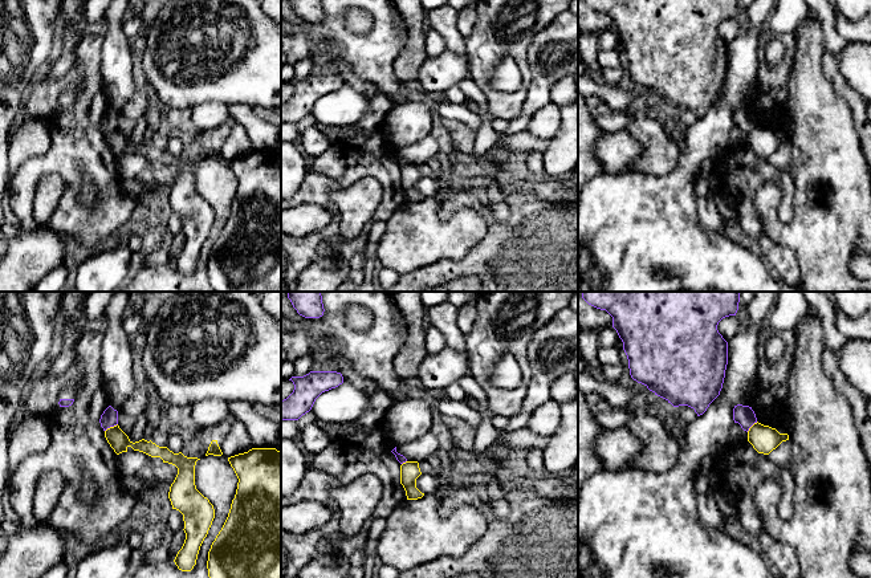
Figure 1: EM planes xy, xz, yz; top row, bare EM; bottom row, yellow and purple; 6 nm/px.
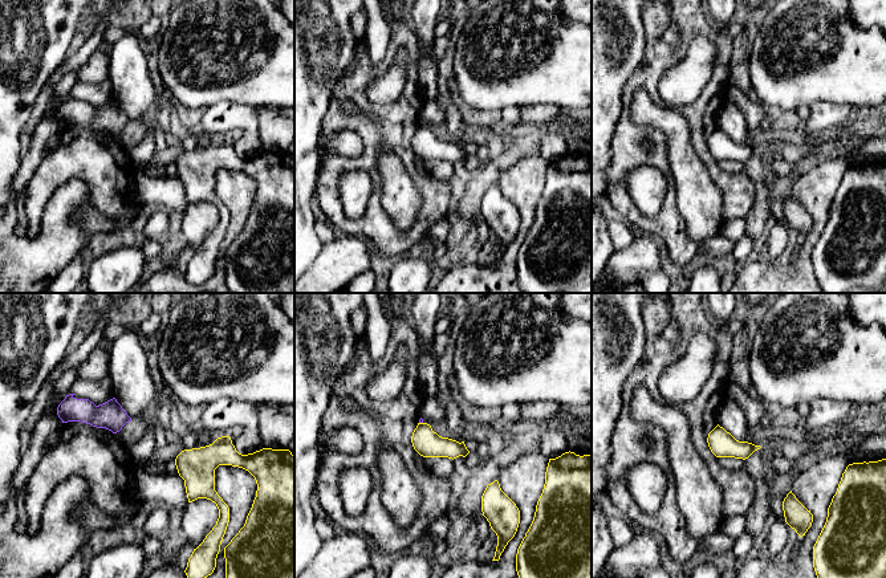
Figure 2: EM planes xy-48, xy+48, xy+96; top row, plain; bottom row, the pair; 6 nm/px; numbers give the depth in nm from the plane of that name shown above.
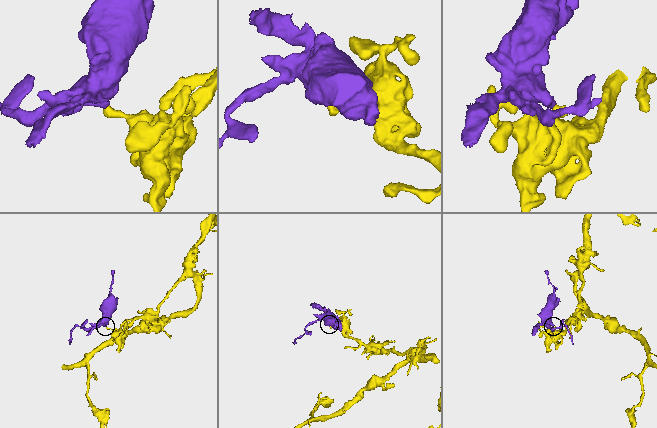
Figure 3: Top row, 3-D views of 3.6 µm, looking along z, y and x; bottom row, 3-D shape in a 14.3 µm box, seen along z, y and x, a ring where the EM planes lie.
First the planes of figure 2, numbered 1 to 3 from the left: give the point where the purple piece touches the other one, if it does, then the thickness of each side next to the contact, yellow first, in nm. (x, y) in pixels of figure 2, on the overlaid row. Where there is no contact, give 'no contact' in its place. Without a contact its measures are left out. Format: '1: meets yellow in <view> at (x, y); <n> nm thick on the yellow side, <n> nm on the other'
1: no contact
2: meets yellow in xy+48 at (421, 423); 160 nm thick on the yellow side, 30 nm on the other
3: no contact

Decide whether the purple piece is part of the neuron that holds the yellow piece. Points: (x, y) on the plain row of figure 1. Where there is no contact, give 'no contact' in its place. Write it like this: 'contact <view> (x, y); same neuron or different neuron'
contact xy (110, 130); different neuron

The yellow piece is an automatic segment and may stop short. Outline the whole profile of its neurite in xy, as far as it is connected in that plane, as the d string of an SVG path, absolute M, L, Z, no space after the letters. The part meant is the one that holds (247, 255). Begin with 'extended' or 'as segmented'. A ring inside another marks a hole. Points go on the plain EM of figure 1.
as segmented; M252 151L228 160L239 186L228 220L208 255L215 292L281 292L281 155Z

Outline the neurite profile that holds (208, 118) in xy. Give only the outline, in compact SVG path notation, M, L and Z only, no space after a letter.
M204 102L191 111L190 131L211 137L225 131L229 126L236 125L229 115L229 106L223 102Z

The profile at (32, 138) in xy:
M25 119L9 139L9 179L27 159L46 154L50 144L49 125L41 119Z

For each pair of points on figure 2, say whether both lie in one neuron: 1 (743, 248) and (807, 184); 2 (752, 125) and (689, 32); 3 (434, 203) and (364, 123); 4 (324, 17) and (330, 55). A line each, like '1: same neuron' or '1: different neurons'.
1: different neurons
2: different neurons
3: same neuron
4: same neuron

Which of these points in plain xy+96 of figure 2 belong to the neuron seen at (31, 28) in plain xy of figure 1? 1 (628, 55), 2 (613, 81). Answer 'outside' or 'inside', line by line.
1: inside
2: inside

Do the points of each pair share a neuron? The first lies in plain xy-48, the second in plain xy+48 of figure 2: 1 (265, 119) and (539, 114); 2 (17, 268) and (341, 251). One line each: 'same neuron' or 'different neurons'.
1: same neuron
2: same neuron

